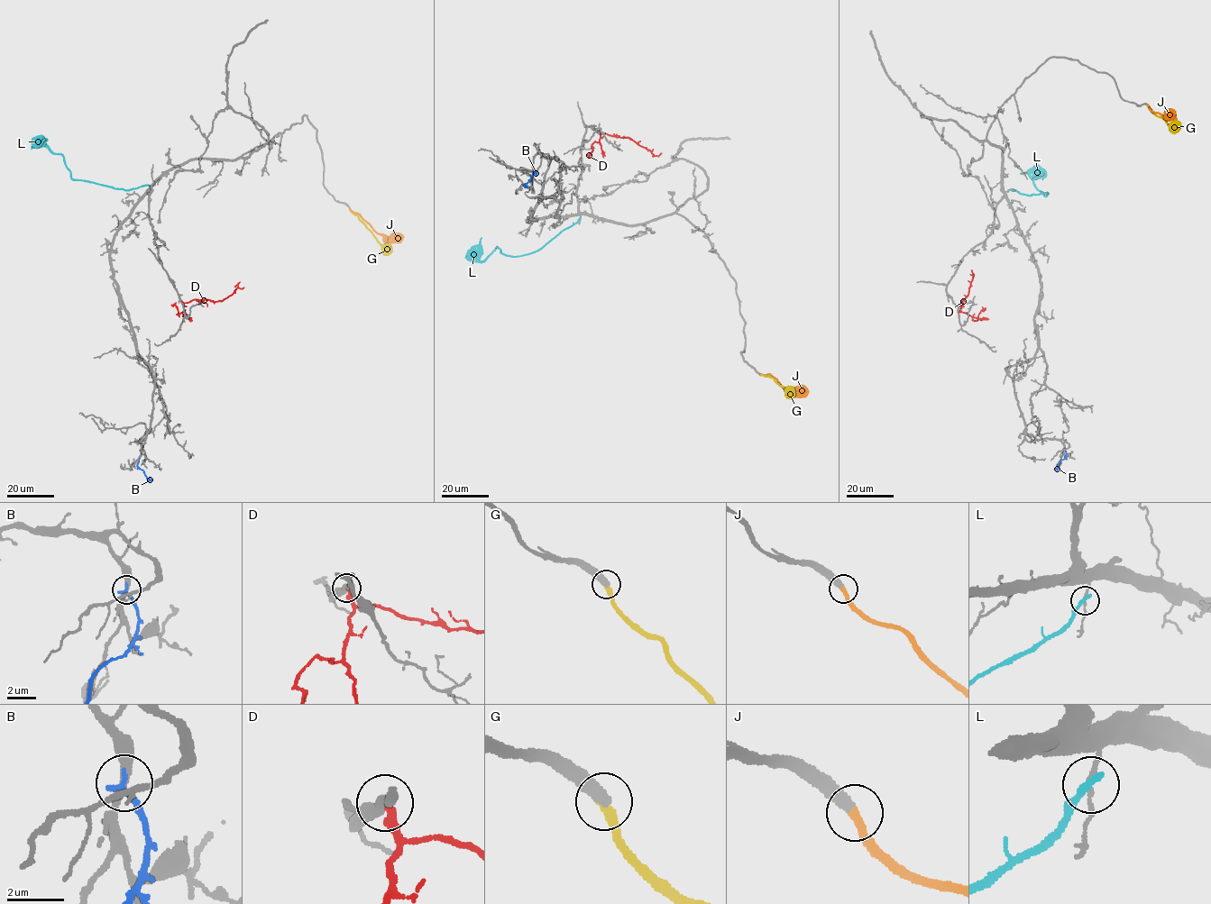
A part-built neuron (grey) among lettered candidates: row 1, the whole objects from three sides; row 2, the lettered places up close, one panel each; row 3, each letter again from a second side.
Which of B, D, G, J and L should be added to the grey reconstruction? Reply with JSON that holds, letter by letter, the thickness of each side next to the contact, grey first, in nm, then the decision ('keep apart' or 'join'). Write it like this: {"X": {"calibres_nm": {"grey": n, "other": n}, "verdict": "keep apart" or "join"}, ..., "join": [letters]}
{"B": {"calibres_nm": {"grey": 320, "other": 280}, "verdict": "keep apart"}, "D": {"calibres_nm": {"grey": 280, "other": 320}, "verdict": "keep apart"}, "G": {"calibres_nm": {"grey": 420, "other": 340}, "verdict": "keep apart"}, "J": {"calibres_nm": {"grey": 400, "other": 360}, "verdict": "join"}, "L": {"calibres_nm": {"grey": 150, "other": 320}, "verdict": "keep apart"}, "join": ["J"]}

